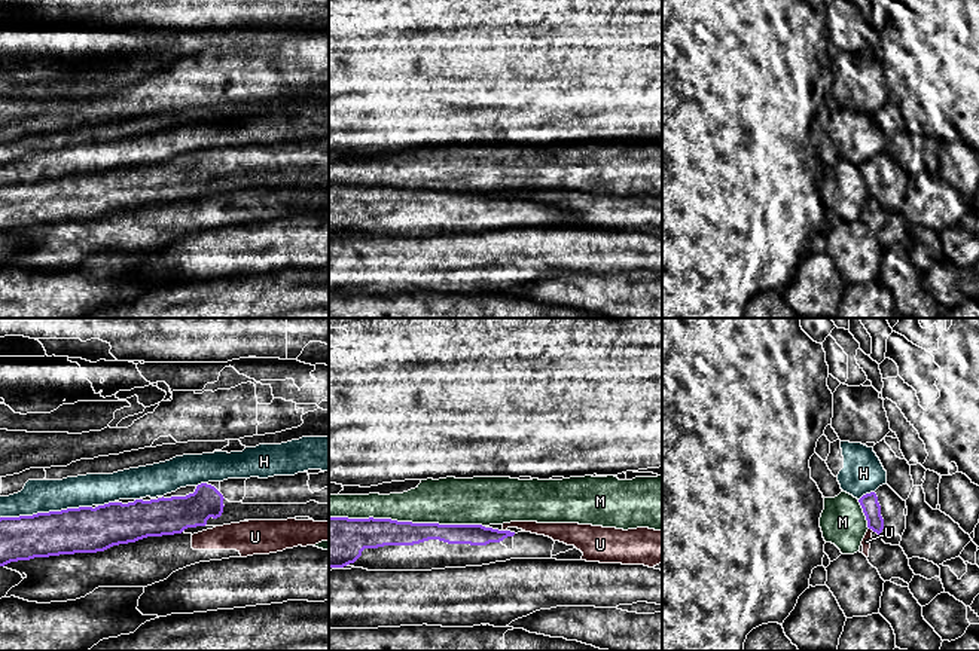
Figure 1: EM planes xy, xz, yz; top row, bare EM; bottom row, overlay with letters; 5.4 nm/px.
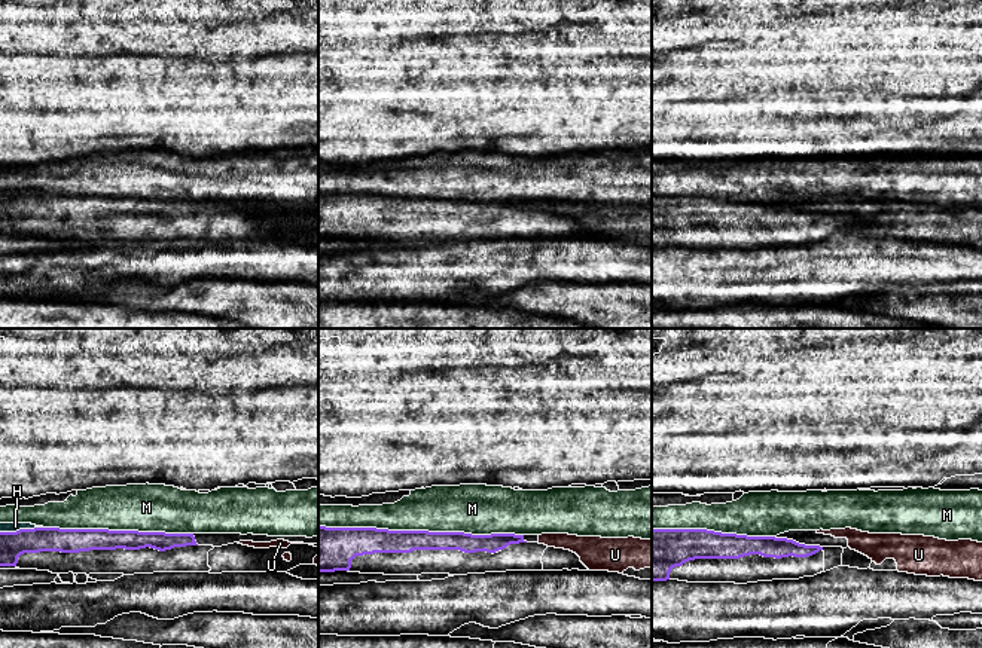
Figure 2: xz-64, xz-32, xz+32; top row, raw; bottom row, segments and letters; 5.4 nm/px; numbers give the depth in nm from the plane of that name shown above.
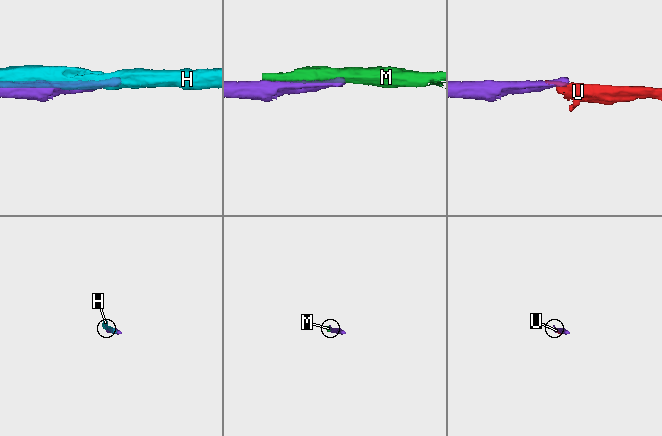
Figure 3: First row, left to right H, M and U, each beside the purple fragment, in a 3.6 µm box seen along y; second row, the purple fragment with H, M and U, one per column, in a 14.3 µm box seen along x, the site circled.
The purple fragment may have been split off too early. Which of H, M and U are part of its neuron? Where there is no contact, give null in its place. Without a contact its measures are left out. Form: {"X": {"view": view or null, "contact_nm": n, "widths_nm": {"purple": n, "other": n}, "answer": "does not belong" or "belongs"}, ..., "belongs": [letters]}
{"H": {"view": "xy", "contact_nm": 500, "widths_nm": {"purple": 260, "other": 180}, "answer": "does not belong"}, "M": {"view": "xz", "contact_nm": 850, "widths_nm": {"purple": 160, "other": 260}, "answer": "does not belong"}, "U": {"view": "yz", "contact_nm": 40, "widths_nm": {"purple": 100, "other": 50}, "answer": "does not belong"}, "belongs": []}

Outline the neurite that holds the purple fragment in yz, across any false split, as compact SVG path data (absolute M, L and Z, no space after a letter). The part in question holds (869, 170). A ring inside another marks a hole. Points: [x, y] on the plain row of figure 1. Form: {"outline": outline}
{"outline": "M887 150L858 166L867 187L867 195L885 211L900 213L906 196L908 174Z"}

